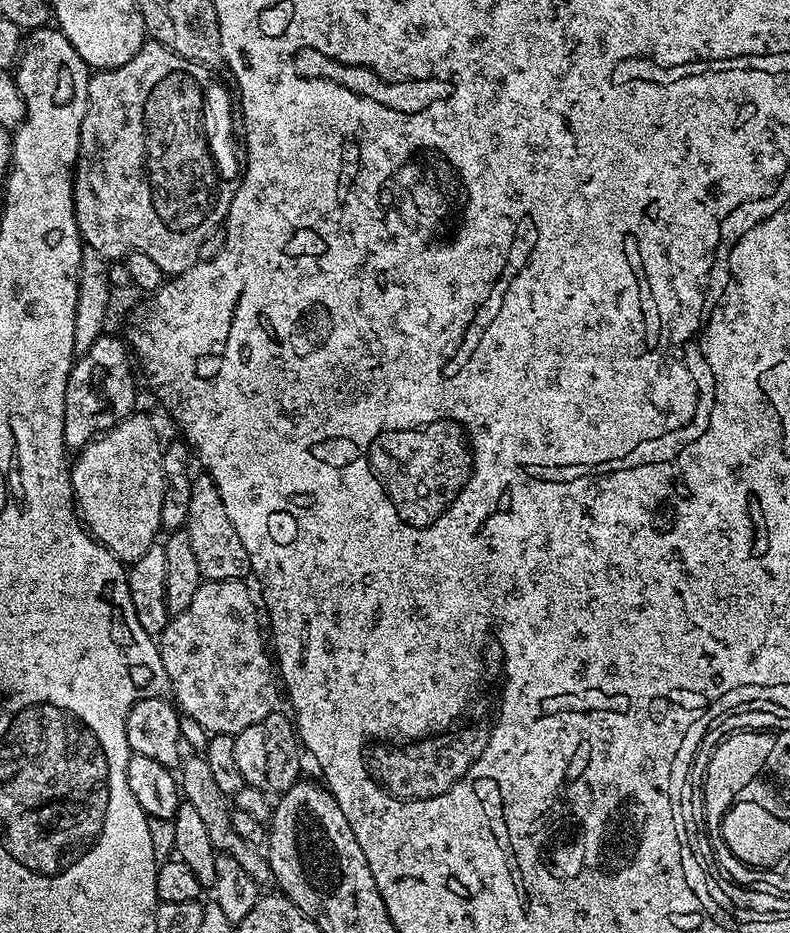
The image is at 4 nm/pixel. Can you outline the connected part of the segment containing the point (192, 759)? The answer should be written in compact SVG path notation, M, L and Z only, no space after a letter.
M185 755L181 759L178 765L178 788L186 803L194 806L194 811L202 817L206 831L210 834L210 842L216 847L217 853L234 858L246 870L246 874L250 874L250 878L254 878L256 884L271 885L273 878L267 855L257 845L238 838L238 830L234 830L234 822L232 821L233 809L230 807L229 797L222 794L222 789L218 786L218 781L215 780L214 774L210 771L210 766L204 760L203 755Z

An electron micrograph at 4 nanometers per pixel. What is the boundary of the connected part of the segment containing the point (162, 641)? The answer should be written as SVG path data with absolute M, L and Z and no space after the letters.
M243 579L204 580L190 606L186 606L182 614L172 616L166 630L158 637L170 692L176 695L175 707L198 727L205 728L208 734L235 734L246 730L246 726L263 724L264 719L278 708L278 676L274 671L274 660L265 633L264 636L260 633L260 620L256 617L252 592L244 583Z

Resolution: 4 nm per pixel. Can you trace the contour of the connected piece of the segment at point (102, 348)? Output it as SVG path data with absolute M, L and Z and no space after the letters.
M100 335L90 346L90 350L75 357L72 372L66 382L65 449L85 448L98 434L109 432L128 416L133 415L135 408L132 407L136 404L136 380L132 377L134 364L125 341L121 337L120 341L118 337L108 335Z

